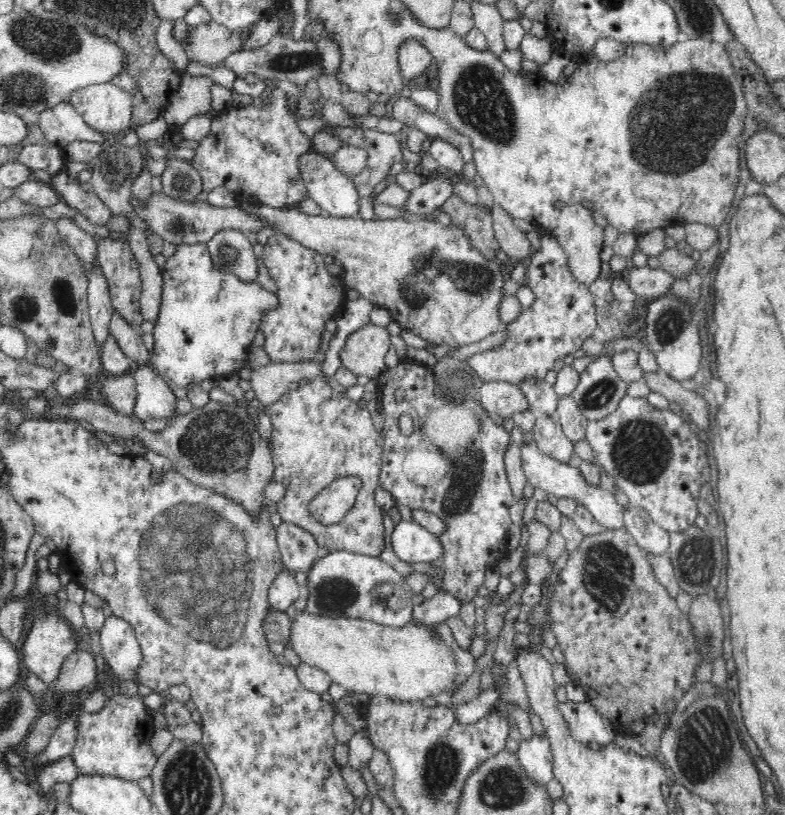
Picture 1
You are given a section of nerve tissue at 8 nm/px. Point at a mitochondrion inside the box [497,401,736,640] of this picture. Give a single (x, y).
(640, 453)

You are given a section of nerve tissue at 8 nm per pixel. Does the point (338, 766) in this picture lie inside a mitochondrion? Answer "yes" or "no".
no

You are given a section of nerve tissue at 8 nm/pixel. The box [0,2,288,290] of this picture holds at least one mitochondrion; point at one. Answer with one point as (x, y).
(52, 38)

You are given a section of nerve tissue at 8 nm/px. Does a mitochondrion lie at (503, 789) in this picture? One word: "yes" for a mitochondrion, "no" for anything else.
yes

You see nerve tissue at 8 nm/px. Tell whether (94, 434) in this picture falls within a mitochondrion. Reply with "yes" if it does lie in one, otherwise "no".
no

